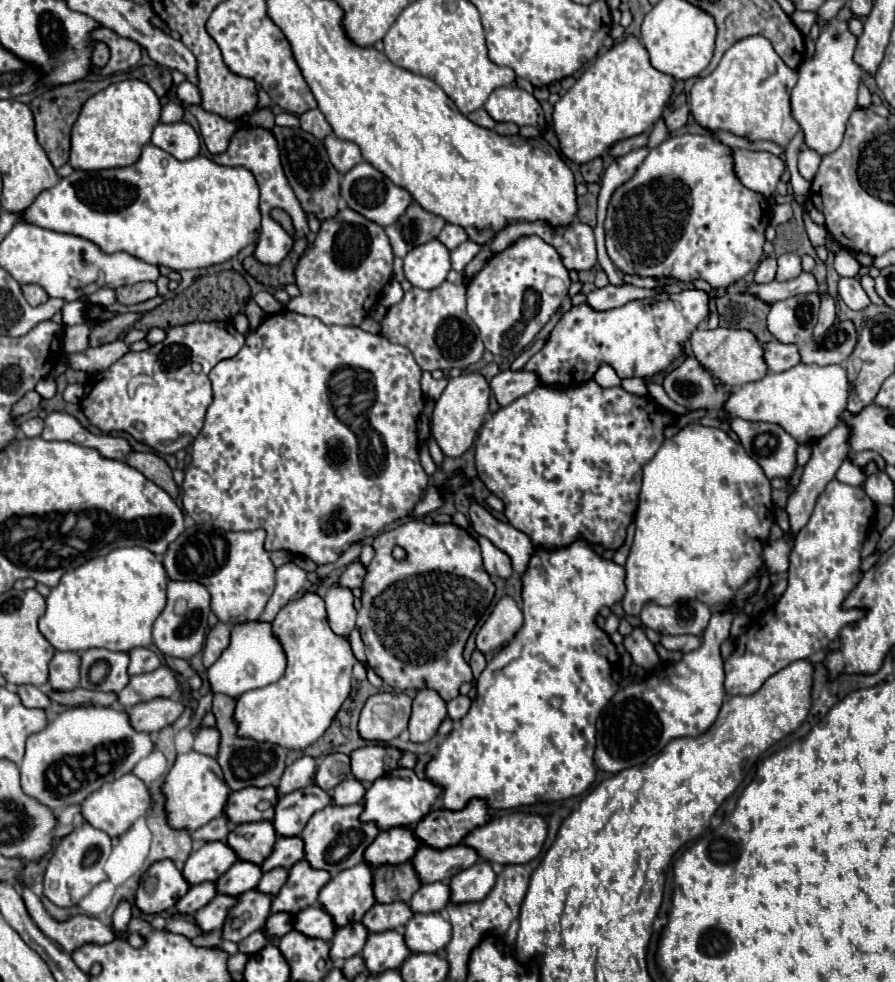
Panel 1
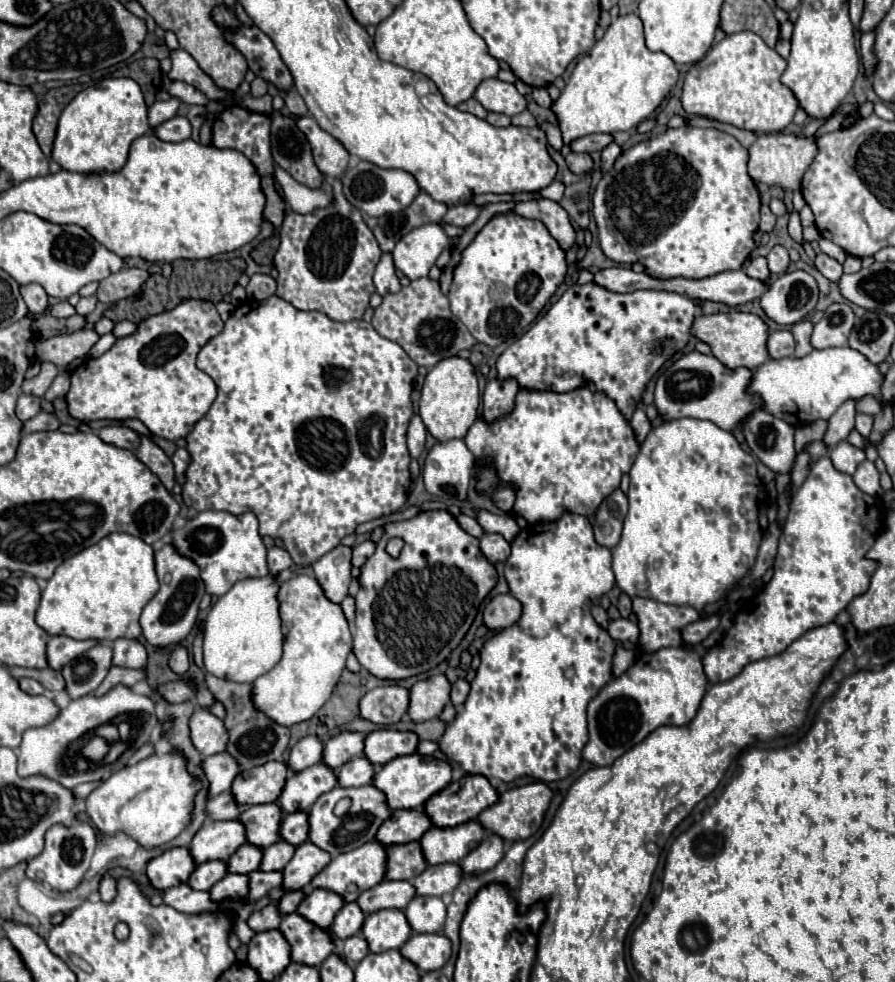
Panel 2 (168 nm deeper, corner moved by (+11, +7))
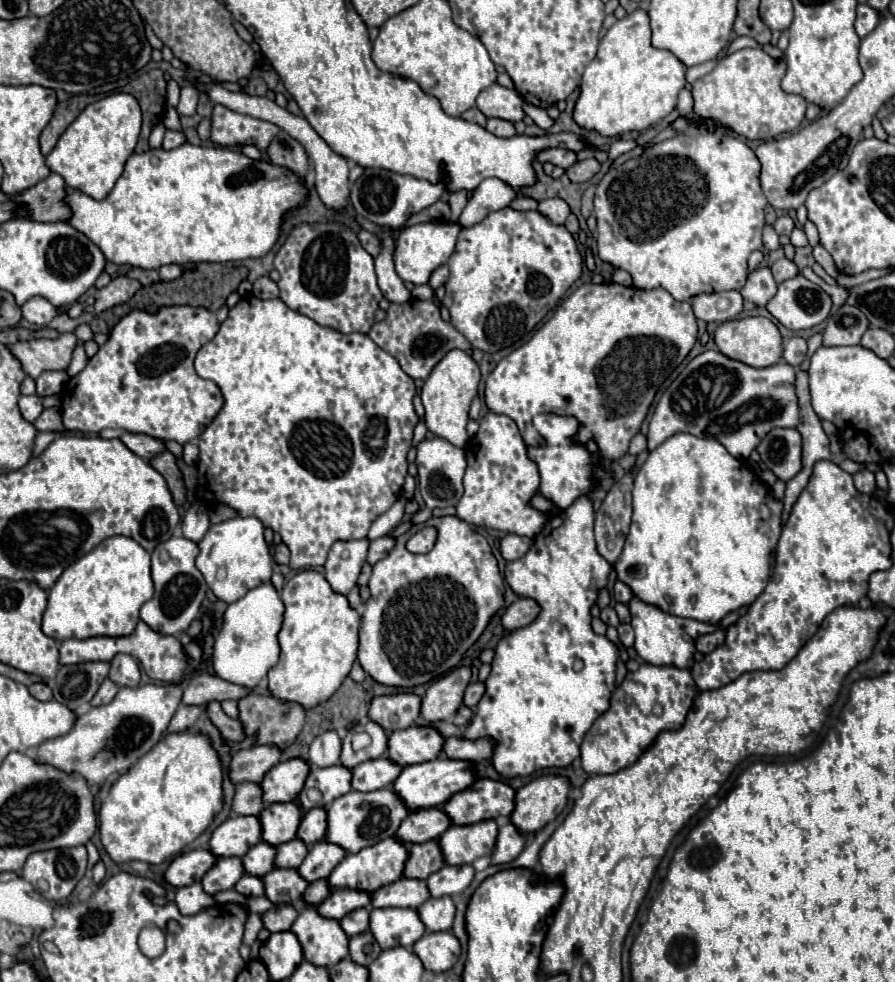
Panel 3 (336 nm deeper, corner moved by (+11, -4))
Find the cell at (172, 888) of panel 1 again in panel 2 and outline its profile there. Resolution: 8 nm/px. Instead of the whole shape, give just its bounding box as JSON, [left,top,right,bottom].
[147,849,195,891]

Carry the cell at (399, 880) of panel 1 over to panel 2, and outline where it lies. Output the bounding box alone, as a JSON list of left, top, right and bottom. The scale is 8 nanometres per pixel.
[385,841,427,881]

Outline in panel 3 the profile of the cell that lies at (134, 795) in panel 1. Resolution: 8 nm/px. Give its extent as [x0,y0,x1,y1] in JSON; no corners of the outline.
[99,732,223,864]

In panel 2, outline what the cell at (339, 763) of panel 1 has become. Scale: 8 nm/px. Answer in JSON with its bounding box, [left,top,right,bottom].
[321,731,363,771]

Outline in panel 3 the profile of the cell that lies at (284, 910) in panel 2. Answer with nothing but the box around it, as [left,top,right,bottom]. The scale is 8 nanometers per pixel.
[303,878,331,906]

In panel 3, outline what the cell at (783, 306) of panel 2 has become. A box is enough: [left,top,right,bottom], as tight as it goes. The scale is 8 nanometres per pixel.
[767,274,831,330]

